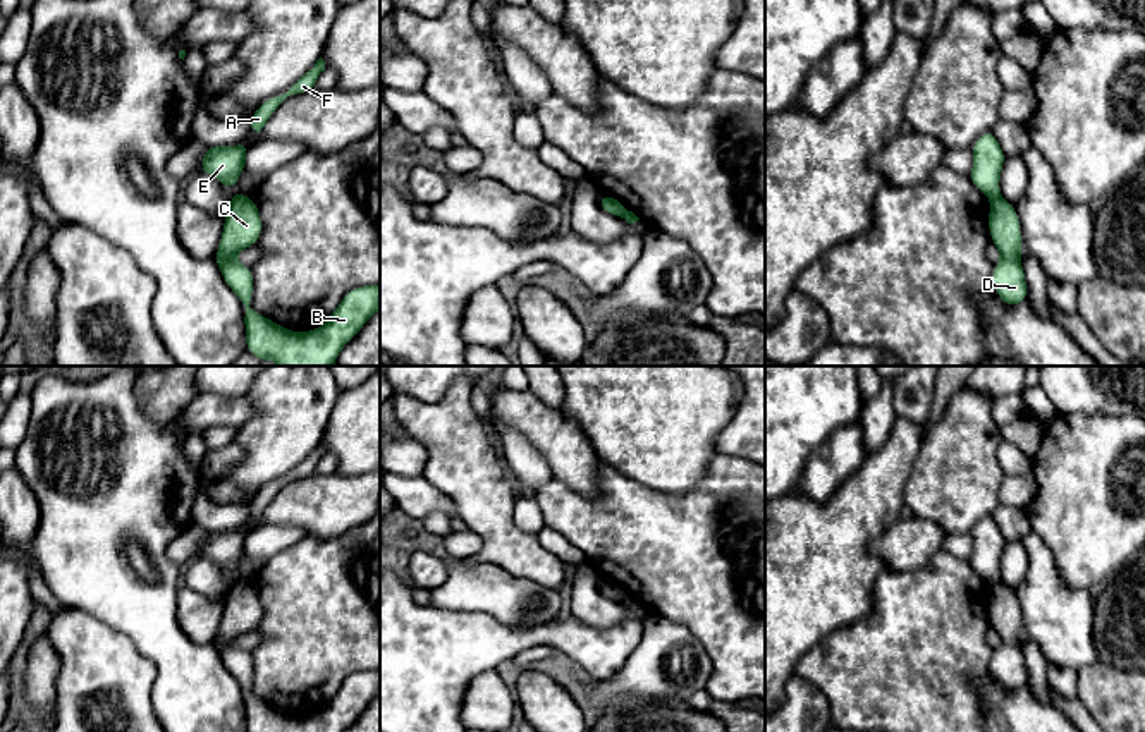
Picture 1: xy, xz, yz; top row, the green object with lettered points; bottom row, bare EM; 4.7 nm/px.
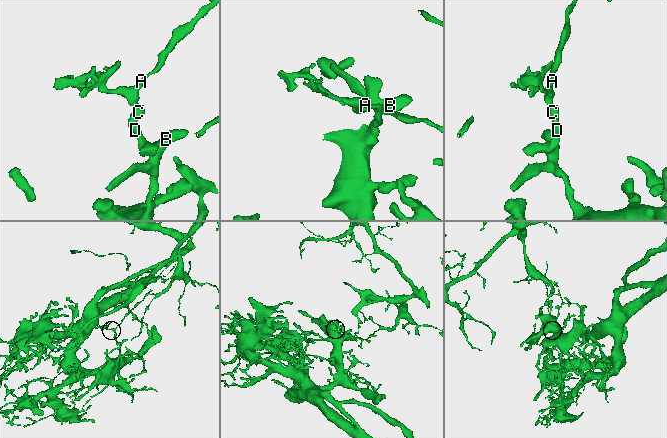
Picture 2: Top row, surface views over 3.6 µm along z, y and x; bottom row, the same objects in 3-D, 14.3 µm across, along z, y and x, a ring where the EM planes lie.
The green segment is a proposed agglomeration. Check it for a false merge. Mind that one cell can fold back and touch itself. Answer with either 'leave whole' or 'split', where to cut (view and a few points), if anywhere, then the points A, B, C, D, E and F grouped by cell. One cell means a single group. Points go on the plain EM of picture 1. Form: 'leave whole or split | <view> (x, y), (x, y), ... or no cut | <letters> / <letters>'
split | yz (1001, 581), (992, 586) | A E F / B C D

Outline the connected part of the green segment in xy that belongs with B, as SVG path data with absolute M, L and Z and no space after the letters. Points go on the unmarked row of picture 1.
M251 581L234 583L225 598L225 608L220 622L218 634L215 637L215 646L220 658L230 675L239 682L244 691L244 713L246 713L246 732L346 732L346 729L366 710L366 706L380 694L380 670L359 670L349 675L335 696L327 703L327 706L316 715L309 717L292 717L270 703L254 698L249 689L253 682L253 658L251 653L236 646L234 641L258 627L261 620L261 601L256 588Z

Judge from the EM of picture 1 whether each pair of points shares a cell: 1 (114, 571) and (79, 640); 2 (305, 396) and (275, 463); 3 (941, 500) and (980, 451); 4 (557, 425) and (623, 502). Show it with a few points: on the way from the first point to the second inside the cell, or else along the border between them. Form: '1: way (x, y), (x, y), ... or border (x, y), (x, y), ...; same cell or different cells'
1: border (66, 607), (85, 610), (126, 636); different cells
2: way (289, 413), (286, 426), (275, 439), (275, 445); same cell
3: way (953, 488), (956, 475), (968, 463); same cell
4: border (600, 461), (593, 495), (581, 495), (557, 478); different cells

